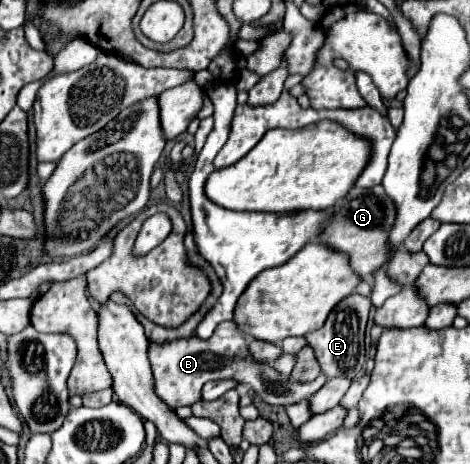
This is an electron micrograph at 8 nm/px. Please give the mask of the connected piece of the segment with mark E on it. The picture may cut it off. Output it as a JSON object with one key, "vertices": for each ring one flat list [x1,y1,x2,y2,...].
{"vertices":[[349,294,345,296,329,314,329,318,325,320,325,324,307,334,307,342,309,346,313,346,321,372,327,378,335,378,335,376,345,376,345,378,355,378,361,374,361,370,365,368,365,344,363,344,363,336,365,336,365,324,367,324,367,316,371,310,371,302,369,298,361,296,361,294]]}

